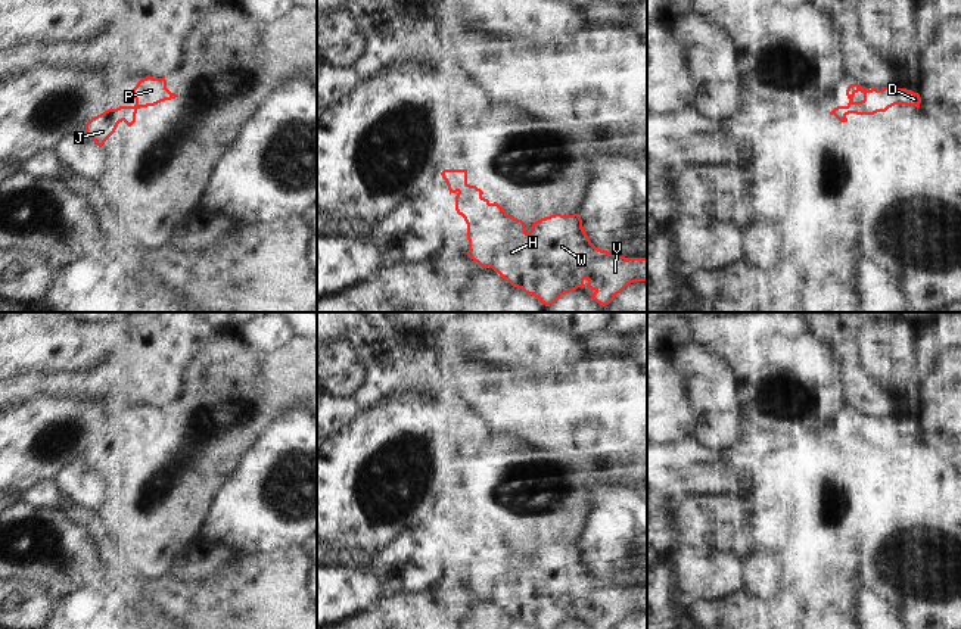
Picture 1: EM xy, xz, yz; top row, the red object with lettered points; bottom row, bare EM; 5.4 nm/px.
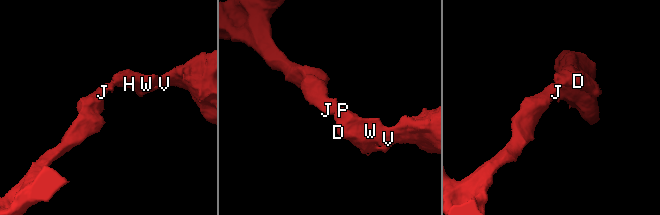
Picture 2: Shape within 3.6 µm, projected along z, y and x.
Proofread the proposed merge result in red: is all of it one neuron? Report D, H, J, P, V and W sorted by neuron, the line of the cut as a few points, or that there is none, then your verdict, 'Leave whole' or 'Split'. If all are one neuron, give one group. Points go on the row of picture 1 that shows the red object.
Groups: D H J P V W. No split. Leave whole

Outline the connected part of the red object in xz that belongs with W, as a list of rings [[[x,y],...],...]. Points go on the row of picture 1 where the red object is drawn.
[[[444,169],[441,172],[450,194],[455,193],[455,211],[467,224],[467,256],[482,268],[491,267],[513,287],[553,305],[562,295],[578,287],[593,290],[593,301],[609,305],[615,296],[637,281],[647,281],[647,258],[625,258],[595,247],[582,227],[579,214],[554,214],[535,221],[531,231],[525,222],[509,215],[497,202],[491,203],[476,186],[467,183],[467,169]]]

